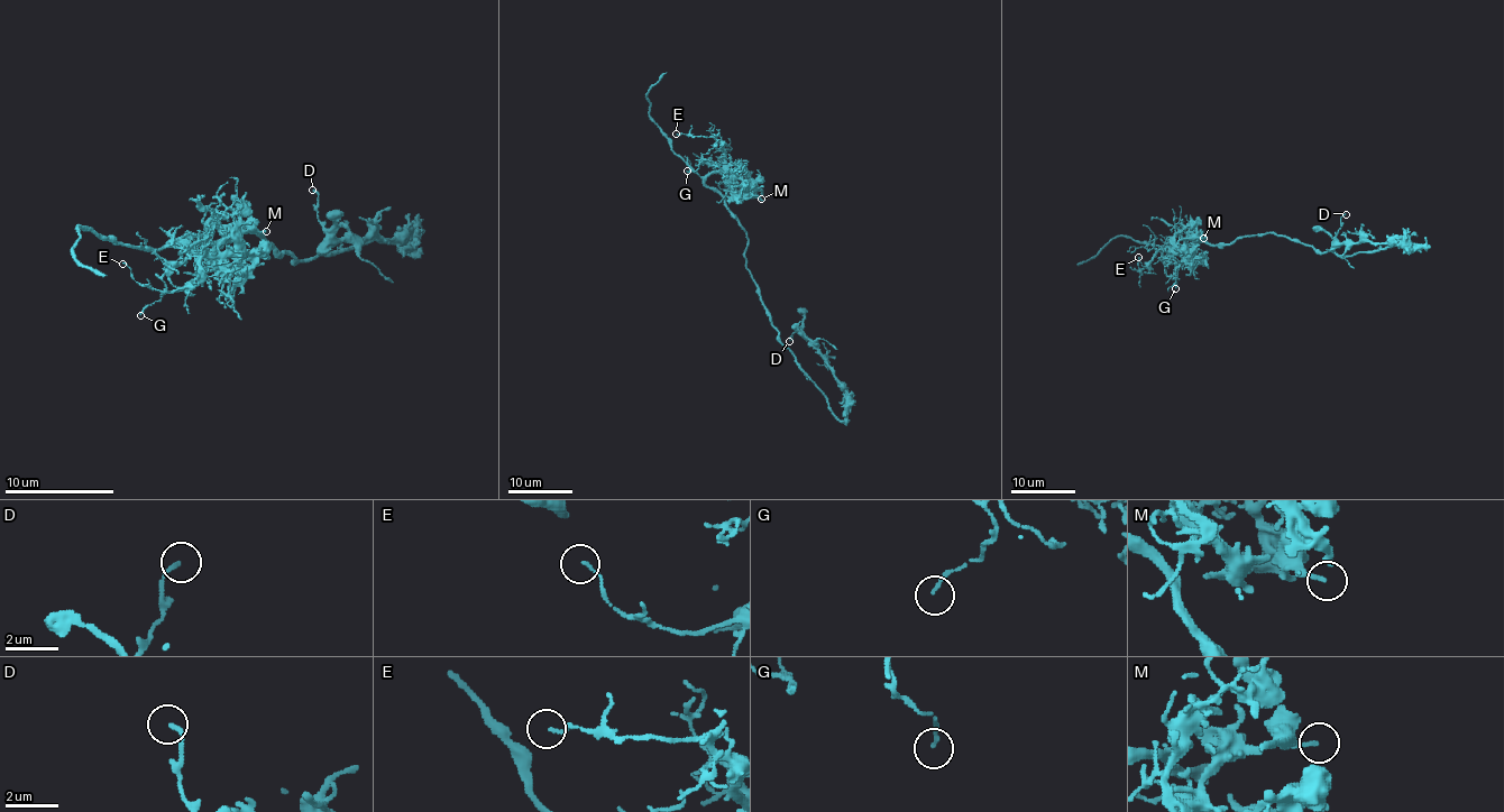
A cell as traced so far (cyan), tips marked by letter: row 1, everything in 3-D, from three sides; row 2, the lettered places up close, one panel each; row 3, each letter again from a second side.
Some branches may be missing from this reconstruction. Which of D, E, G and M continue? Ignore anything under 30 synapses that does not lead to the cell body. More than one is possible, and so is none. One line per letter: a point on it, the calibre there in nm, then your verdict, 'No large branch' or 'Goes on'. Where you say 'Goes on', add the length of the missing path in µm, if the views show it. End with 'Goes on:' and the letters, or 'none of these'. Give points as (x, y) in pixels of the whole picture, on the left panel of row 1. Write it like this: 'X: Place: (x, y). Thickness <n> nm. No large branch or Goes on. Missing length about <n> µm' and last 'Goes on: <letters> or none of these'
D: Place: (312, 190). Thickness 170 nm. No large branch
E: Place: (122, 264). Thickness 100 nm. No large branch
G: Place: (140, 315). Thickness 140 nm. No large branch
M: Place: (266, 231). Thickness 120 nm. No large branch
Goes on: none of these

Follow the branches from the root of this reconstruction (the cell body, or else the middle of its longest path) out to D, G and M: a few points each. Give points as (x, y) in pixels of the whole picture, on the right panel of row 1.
D: (1305, 245), (1344, 256), (1402, 242), (1424, 248), (1340, 242), (1336, 233), (1346, 214)
G: (1305, 245), (1273, 233), (1237, 237), (1216, 245), (1192, 241), (1179, 246), (1164, 266), (1175, 288)
M: (1305, 245), (1263, 233), (1216, 245), (1192, 241), (1171, 252), (1181, 240), (1203, 238)

